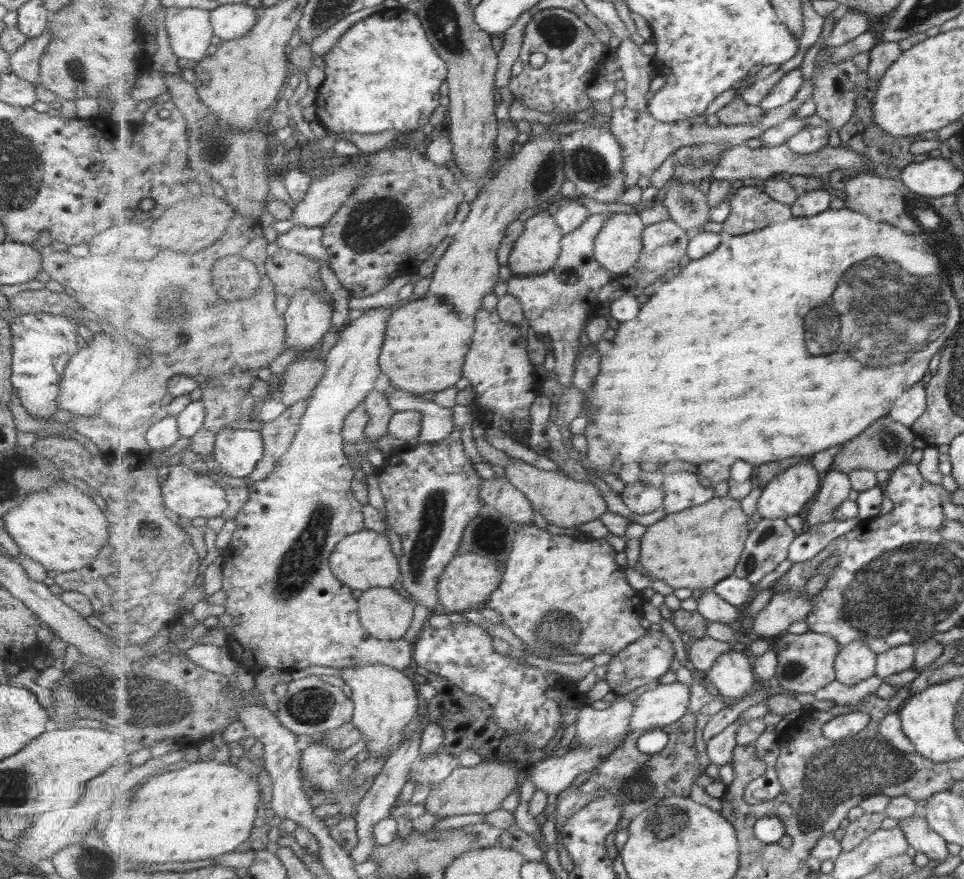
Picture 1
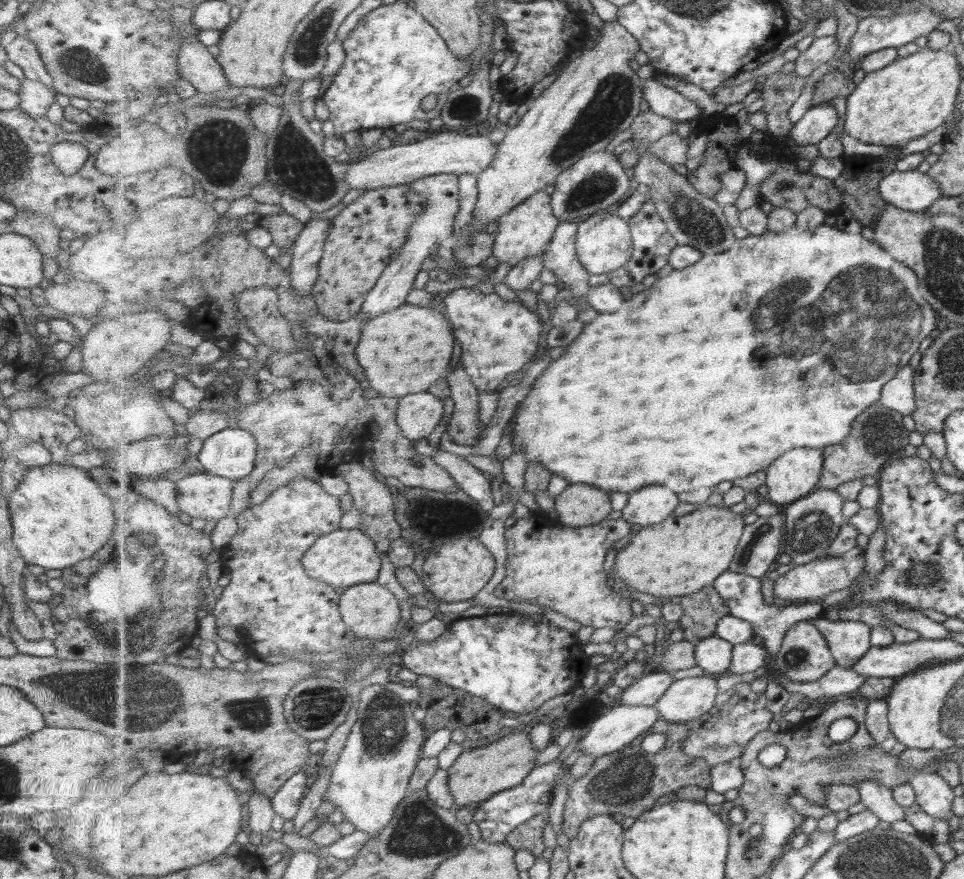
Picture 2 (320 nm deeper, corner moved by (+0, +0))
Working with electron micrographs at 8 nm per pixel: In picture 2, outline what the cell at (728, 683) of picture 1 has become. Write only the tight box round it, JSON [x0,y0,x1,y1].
[696,634,734,675]

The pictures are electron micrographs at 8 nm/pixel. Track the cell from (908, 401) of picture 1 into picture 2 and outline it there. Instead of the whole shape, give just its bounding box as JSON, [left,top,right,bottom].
[879,366,914,416]

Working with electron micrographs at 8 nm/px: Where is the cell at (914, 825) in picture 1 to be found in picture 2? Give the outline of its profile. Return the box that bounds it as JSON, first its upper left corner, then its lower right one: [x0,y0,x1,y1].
[857,780,909,824]

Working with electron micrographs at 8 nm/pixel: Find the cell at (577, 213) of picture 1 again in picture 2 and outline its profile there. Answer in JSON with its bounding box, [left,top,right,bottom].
[544,222,591,299]

